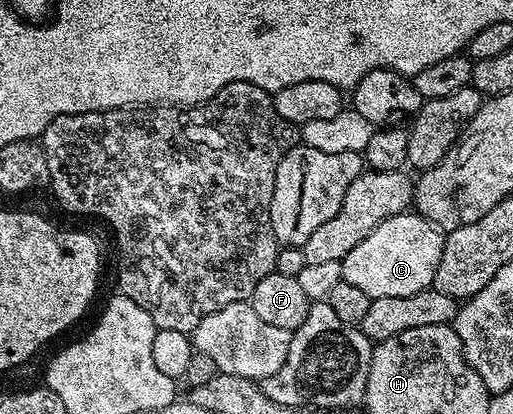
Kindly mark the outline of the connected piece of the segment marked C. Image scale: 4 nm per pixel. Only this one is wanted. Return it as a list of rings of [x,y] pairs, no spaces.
[[[403,213],[384,220],[348,257],[341,261],[342,277],[348,285],[356,285],[370,299],[376,297],[408,297],[427,290],[436,277],[444,235],[417,213]]]

